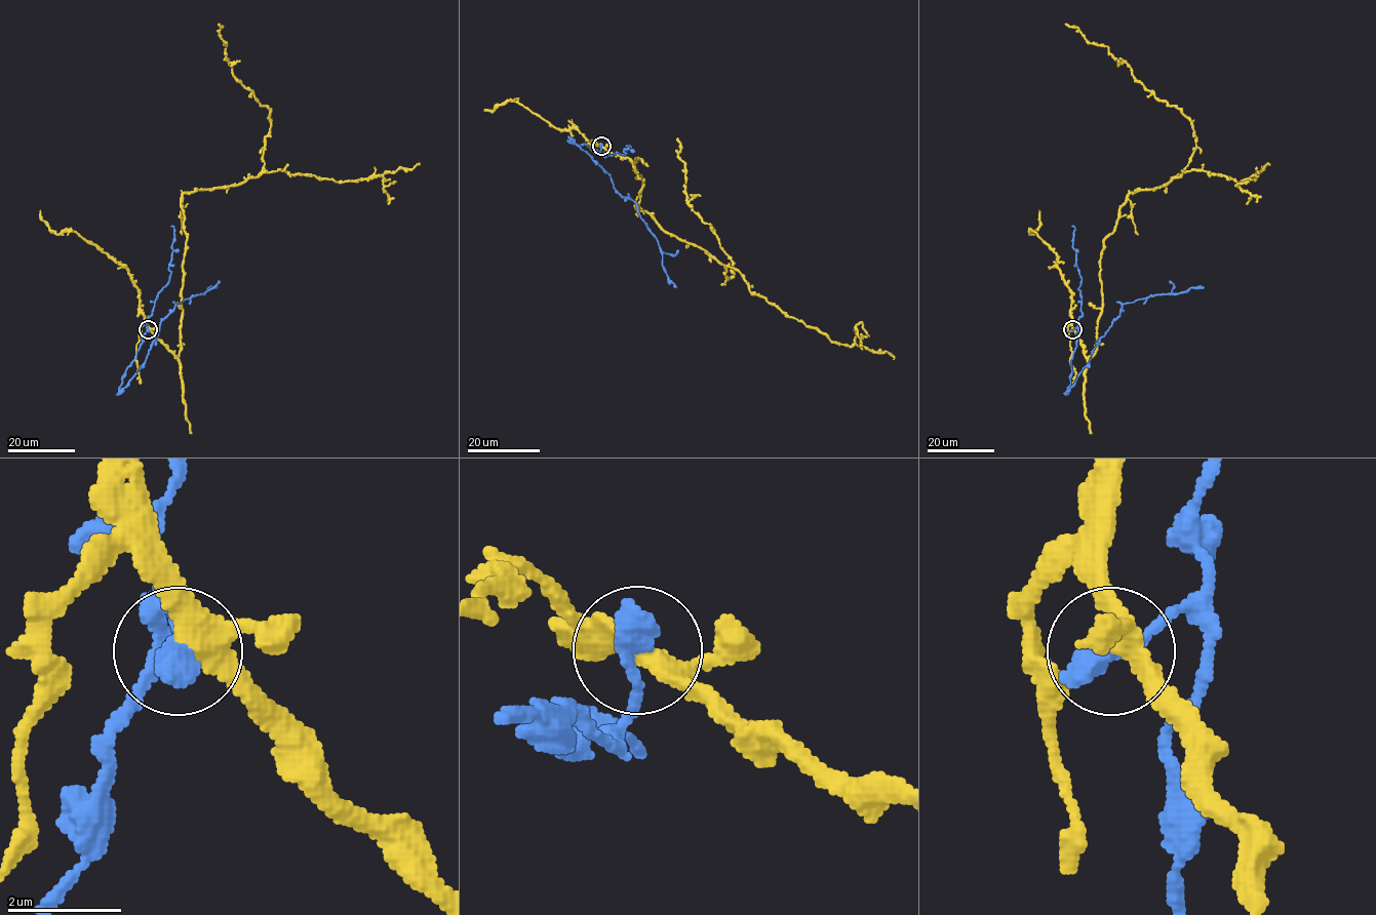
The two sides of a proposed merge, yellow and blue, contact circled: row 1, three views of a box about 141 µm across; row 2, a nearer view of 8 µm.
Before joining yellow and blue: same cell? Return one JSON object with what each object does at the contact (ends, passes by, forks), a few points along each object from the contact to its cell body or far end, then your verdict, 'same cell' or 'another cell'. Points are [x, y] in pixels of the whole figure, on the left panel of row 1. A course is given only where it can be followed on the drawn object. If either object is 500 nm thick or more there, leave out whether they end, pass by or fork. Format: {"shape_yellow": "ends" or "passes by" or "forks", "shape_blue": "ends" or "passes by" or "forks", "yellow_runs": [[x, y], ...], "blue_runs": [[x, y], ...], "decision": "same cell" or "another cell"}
{"shape_yellow": "forks", "shape_blue": "ends", "yellow_runs": [[148, 329], [179, 353], [187, 233], [181, 197], [235, 186], [264, 165], [269, 110], [233, 74], [219, 24]], "blue_runs": [[148, 329], [120, 390], [145, 361], [160, 323], [178, 304], [218, 287]], "decision": "another cell"}

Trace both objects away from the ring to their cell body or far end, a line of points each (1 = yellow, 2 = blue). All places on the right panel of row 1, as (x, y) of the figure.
1: (1072, 329), (1094, 353), (1103, 241), (1130, 193), (1178, 177), (1195, 136), (1106, 46), (1065, 24)
2: (1072, 329), (1078, 328), (1078, 332), (1069, 390), (1089, 361), (1096, 343), (1119, 315), (1124, 304), (1204, 287)

